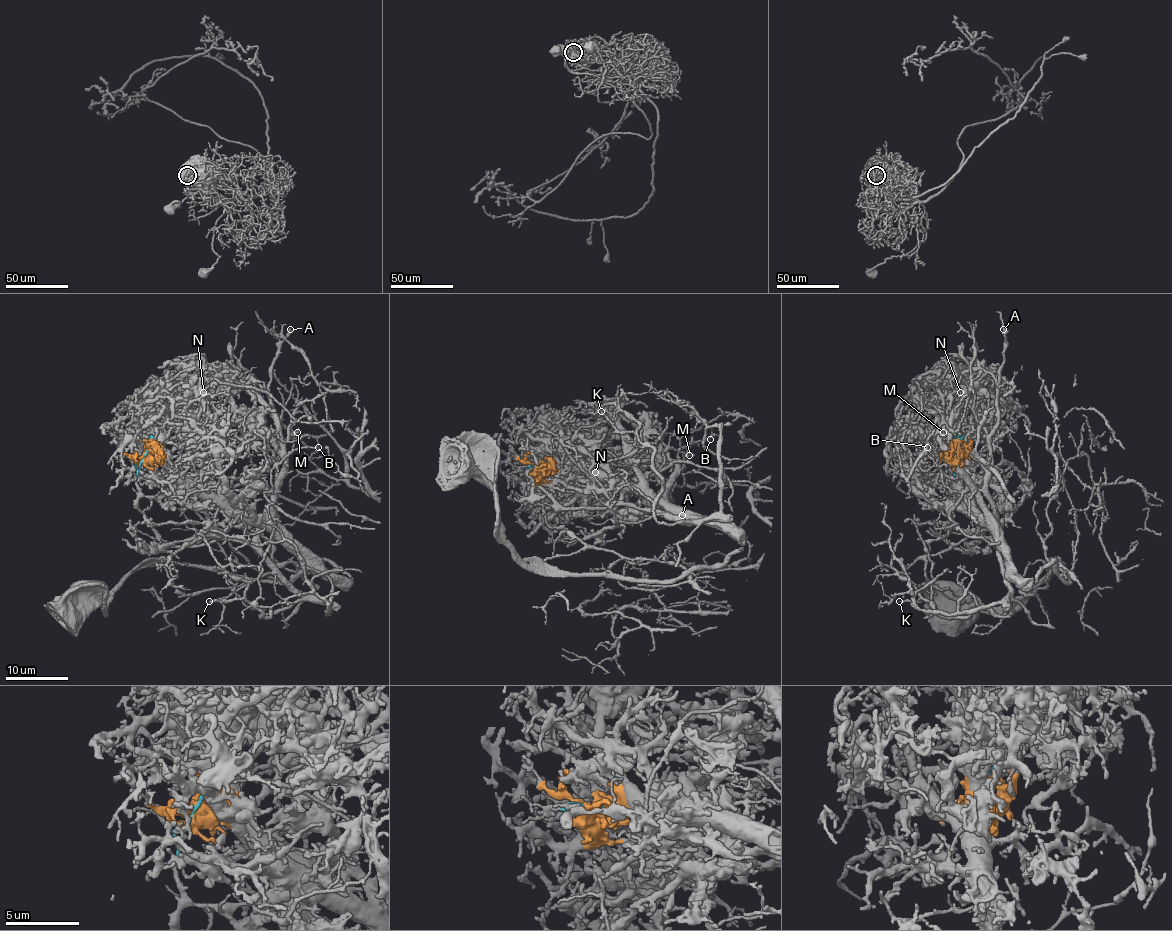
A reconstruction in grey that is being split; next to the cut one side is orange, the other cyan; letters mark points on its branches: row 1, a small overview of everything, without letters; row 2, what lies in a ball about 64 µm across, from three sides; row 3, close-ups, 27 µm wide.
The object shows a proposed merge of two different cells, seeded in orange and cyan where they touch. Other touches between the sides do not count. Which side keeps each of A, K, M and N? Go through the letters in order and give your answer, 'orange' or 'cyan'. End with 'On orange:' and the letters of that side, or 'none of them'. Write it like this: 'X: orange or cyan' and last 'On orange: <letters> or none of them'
A: cyan
K: cyan
M: cyan
N: orange
On orange: N

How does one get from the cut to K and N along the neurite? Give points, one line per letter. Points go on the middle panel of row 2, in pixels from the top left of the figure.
K: (535, 468), (529, 476), (562, 507), (630, 504), (691, 521), (655, 518), (654, 451), (601, 410)
N: (535, 468), (545, 471), (584, 465), (595, 474), (602, 469), (595, 473)

